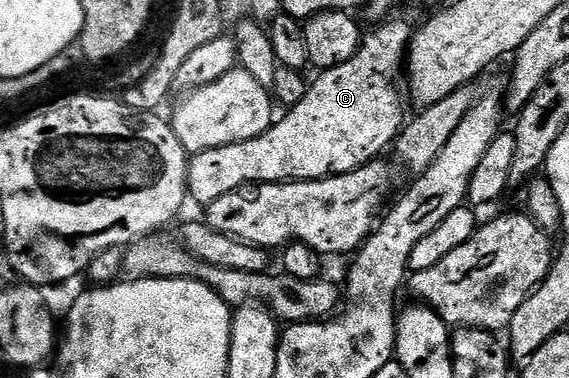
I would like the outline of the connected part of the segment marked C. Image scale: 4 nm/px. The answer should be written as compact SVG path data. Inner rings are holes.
M390 17L385 21L379 22L375 31L366 31L362 36L356 53L348 61L344 61L335 67L327 67L321 72L322 75L318 80L311 82L307 86L304 93L304 101L300 101L300 105L289 108L285 112L286 116L279 118L271 123L270 128L264 133L260 133L260 137L249 139L248 141L240 141L239 143L229 143L223 147L216 149L208 149L207 151L195 151L189 156L186 164L186 189L191 200L194 199L201 205L209 205L212 201L216 201L216 197L224 197L224 193L232 193L247 185L261 185L263 183L284 183L287 181L301 181L303 179L327 179L329 175L343 175L344 173L352 173L356 169L360 169L364 164L370 163L383 154L382 150L386 146L393 144L397 140L398 132L404 126L404 118L402 119L402 95L404 99L404 91L398 88L398 78L403 78L404 64L408 59L408 48L412 38L412 26L406 19L394 19L398 17Z

